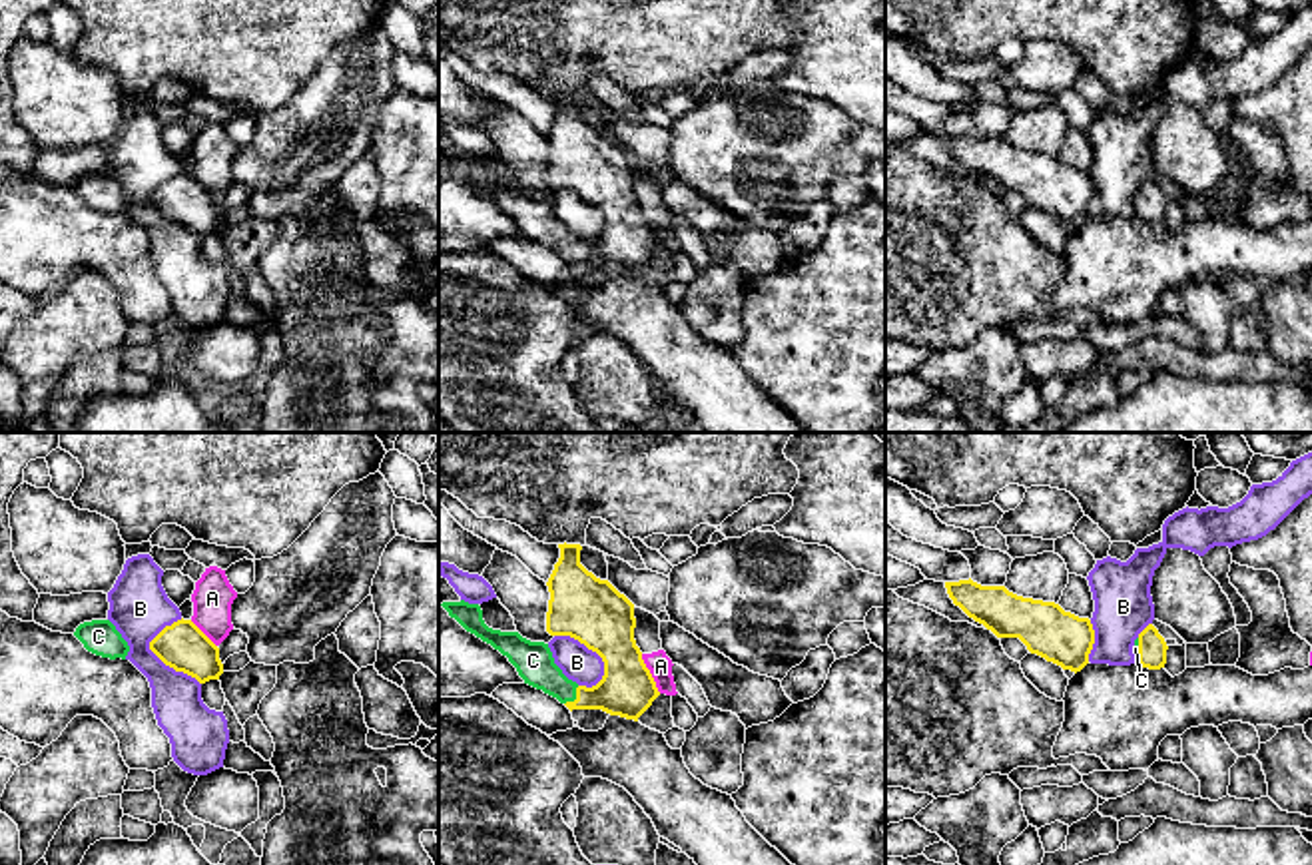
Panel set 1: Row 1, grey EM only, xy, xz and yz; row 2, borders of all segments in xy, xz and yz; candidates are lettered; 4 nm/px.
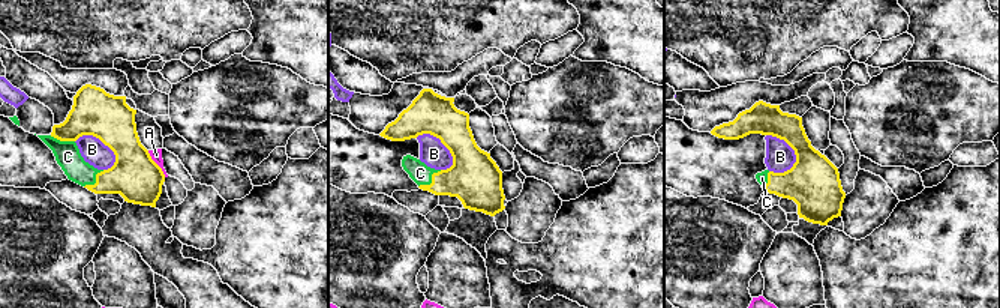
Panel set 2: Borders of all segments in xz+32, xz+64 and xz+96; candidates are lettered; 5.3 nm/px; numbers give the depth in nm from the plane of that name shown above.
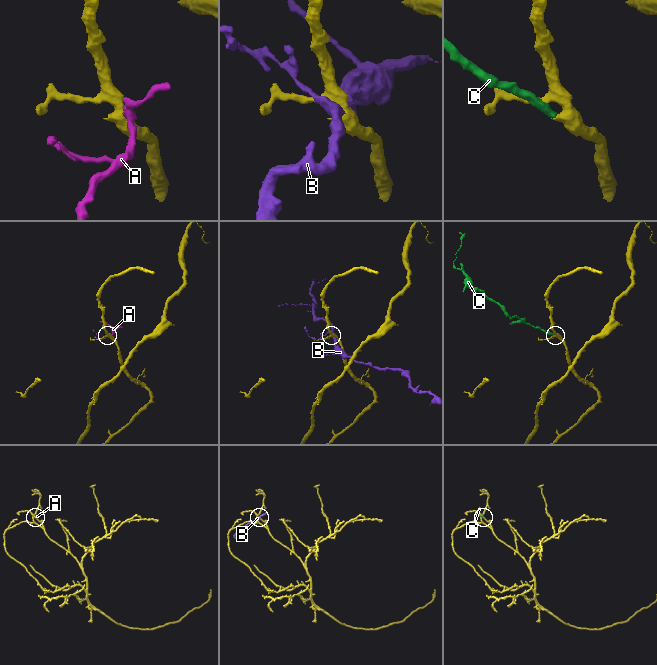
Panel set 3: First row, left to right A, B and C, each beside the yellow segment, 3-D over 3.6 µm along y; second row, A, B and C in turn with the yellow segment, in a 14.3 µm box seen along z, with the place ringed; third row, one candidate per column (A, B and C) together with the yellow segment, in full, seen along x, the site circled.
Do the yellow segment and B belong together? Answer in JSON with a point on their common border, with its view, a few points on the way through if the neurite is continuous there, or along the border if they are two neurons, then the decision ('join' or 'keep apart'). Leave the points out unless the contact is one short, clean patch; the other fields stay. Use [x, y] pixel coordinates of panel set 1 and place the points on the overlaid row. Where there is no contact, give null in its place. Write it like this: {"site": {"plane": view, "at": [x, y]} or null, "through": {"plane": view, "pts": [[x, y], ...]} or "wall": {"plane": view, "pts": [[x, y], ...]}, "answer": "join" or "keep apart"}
{"site": {"plane": "xz", "at": [593, 650]}, "answer": "keep apart"}

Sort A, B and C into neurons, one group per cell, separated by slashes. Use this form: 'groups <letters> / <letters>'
groups A / B / C

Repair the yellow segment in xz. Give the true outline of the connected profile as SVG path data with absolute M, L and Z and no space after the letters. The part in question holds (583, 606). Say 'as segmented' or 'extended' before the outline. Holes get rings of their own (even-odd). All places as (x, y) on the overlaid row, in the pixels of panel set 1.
extended; M564 542L558 548L560 558L546 582L546 632L570 636L602 658L604 676L592 688L568 680L548 644L489 628L479 604L461 600L441 606L467 632L506 656L524 684L556 698L570 712L602 710L638 721L660 692L634 640L634 604L580 564L580 544Z

